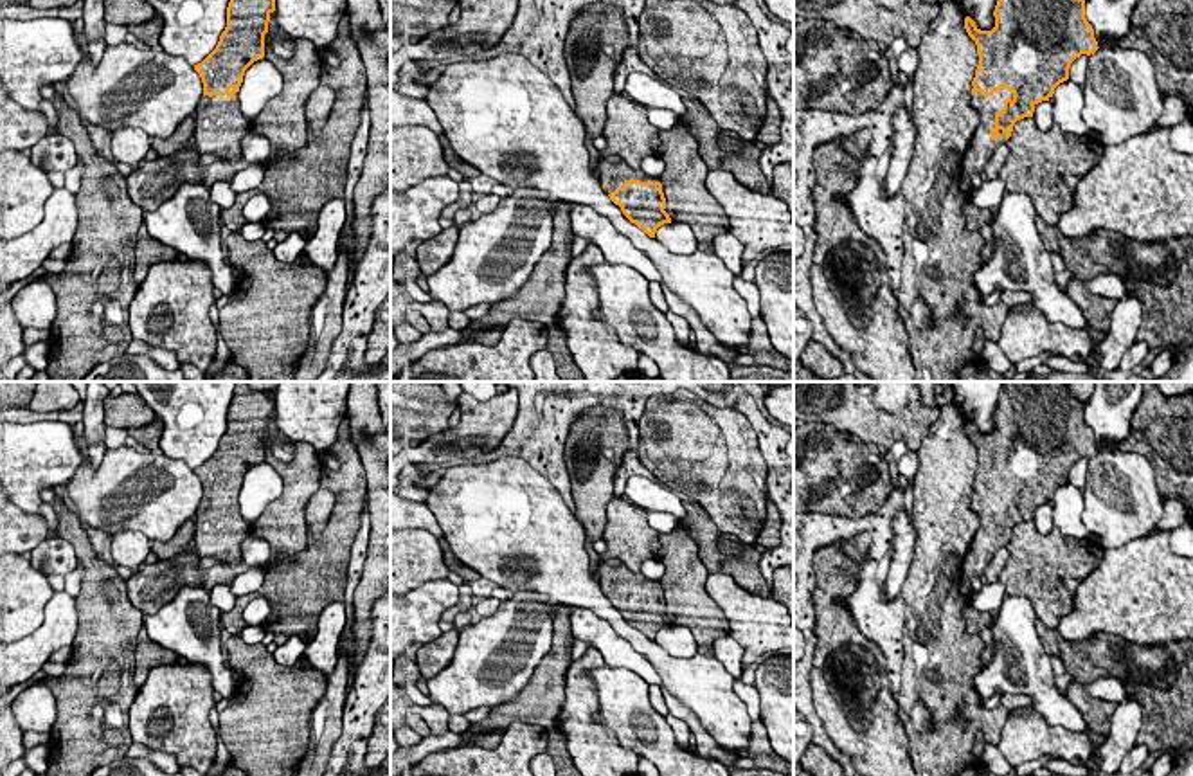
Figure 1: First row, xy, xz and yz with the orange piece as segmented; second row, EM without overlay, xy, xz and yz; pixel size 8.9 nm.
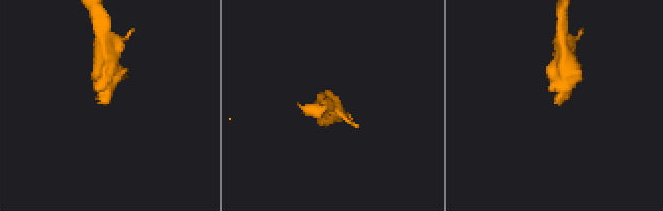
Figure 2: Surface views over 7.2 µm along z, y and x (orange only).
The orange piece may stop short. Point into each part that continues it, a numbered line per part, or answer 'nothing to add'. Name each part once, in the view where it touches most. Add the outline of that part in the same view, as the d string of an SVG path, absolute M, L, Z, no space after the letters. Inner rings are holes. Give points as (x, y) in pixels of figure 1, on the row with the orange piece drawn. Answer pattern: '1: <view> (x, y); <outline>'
1: yz (981, 148); M1000 88L988 97L984 97L981 92L973 92L972 95L972 106L979 112L979 126L961 162L961 191L972 189L972 176L975 173L981 175L993 151L1006 144L1006 133L1002 130L999 130L999 139L991 137L991 130L995 128L995 115L1002 112L1006 99L1013 101L1013 92L1008 88Z

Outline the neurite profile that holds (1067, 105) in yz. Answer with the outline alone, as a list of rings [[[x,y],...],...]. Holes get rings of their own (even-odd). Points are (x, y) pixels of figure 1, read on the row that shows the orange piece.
[[[1063,81],[1054,88],[1053,121],[1063,133],[1089,135],[1092,130],[1081,119],[1083,88]]]

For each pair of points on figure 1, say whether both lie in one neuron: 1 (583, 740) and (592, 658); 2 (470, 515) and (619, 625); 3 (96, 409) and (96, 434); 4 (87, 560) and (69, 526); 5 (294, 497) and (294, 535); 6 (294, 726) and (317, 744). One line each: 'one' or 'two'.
1: one
2: one
3: one
4: one
5: one
6: two

